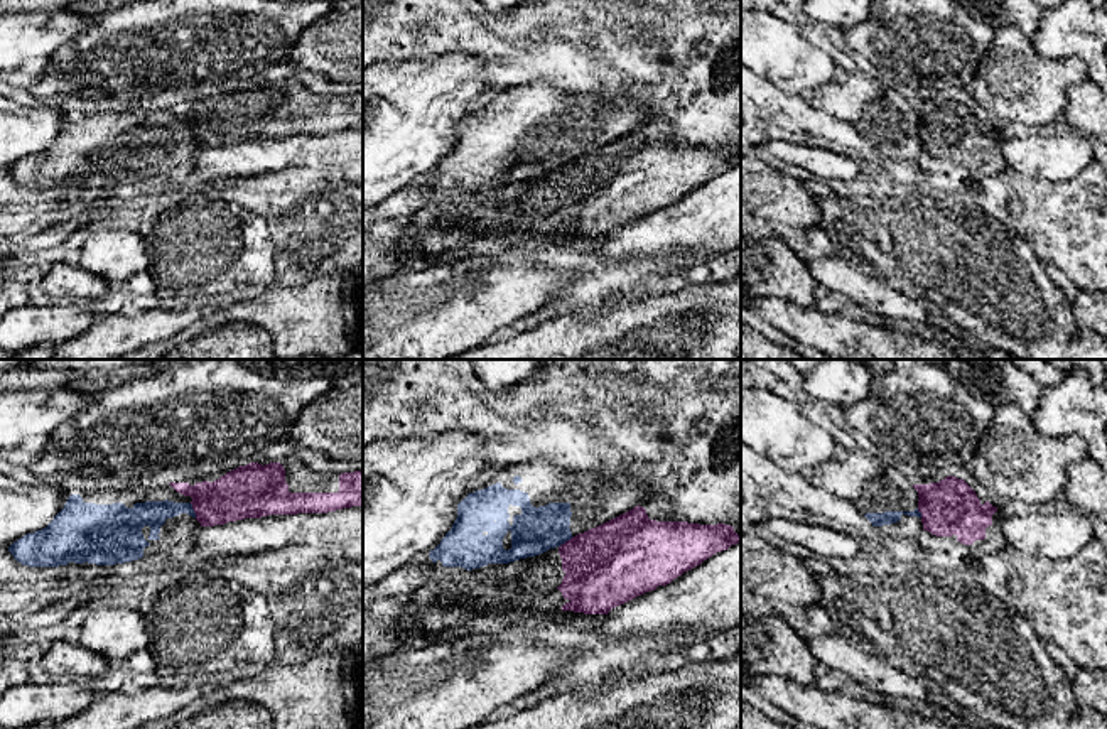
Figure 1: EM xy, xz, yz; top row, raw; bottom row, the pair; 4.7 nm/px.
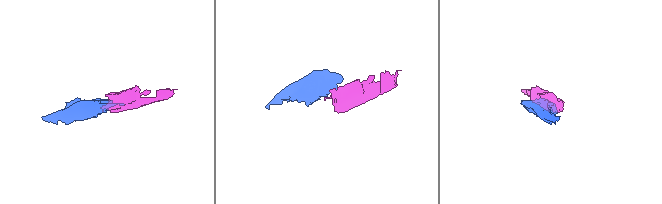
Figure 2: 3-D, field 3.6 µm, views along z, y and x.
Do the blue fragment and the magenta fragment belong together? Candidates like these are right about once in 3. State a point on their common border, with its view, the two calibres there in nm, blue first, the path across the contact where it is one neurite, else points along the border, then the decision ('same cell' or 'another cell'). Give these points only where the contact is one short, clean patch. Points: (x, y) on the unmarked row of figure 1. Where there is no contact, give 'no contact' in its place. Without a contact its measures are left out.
xy (193, 132) | 130/240 nm | along xy (189, 125), (196, 139) | another cell

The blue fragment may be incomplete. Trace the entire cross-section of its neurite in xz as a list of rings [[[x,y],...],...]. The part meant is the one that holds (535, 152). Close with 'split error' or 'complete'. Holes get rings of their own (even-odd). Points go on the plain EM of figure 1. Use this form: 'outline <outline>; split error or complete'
outline [[[525,83],[493,94],[491,101],[457,127],[457,140],[429,179],[444,189],[479,191],[510,186],[560,169],[572,159],[596,150],[650,118],[646,105],[564,93],[547,83]]]; split error

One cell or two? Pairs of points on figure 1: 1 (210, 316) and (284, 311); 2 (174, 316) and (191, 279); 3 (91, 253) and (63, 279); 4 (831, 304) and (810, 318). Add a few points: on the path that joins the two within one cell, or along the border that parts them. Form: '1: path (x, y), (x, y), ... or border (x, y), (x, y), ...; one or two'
1: path (228, 314), (265, 311); one
2: border (208, 299), (184, 299), (176, 304); two
3: border (75, 260), (108, 282); two
4: border (814, 306), (824, 313), (839, 313), (859, 321); two

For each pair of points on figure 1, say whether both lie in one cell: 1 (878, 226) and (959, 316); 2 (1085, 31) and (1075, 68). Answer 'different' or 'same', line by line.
1: same
2: different

